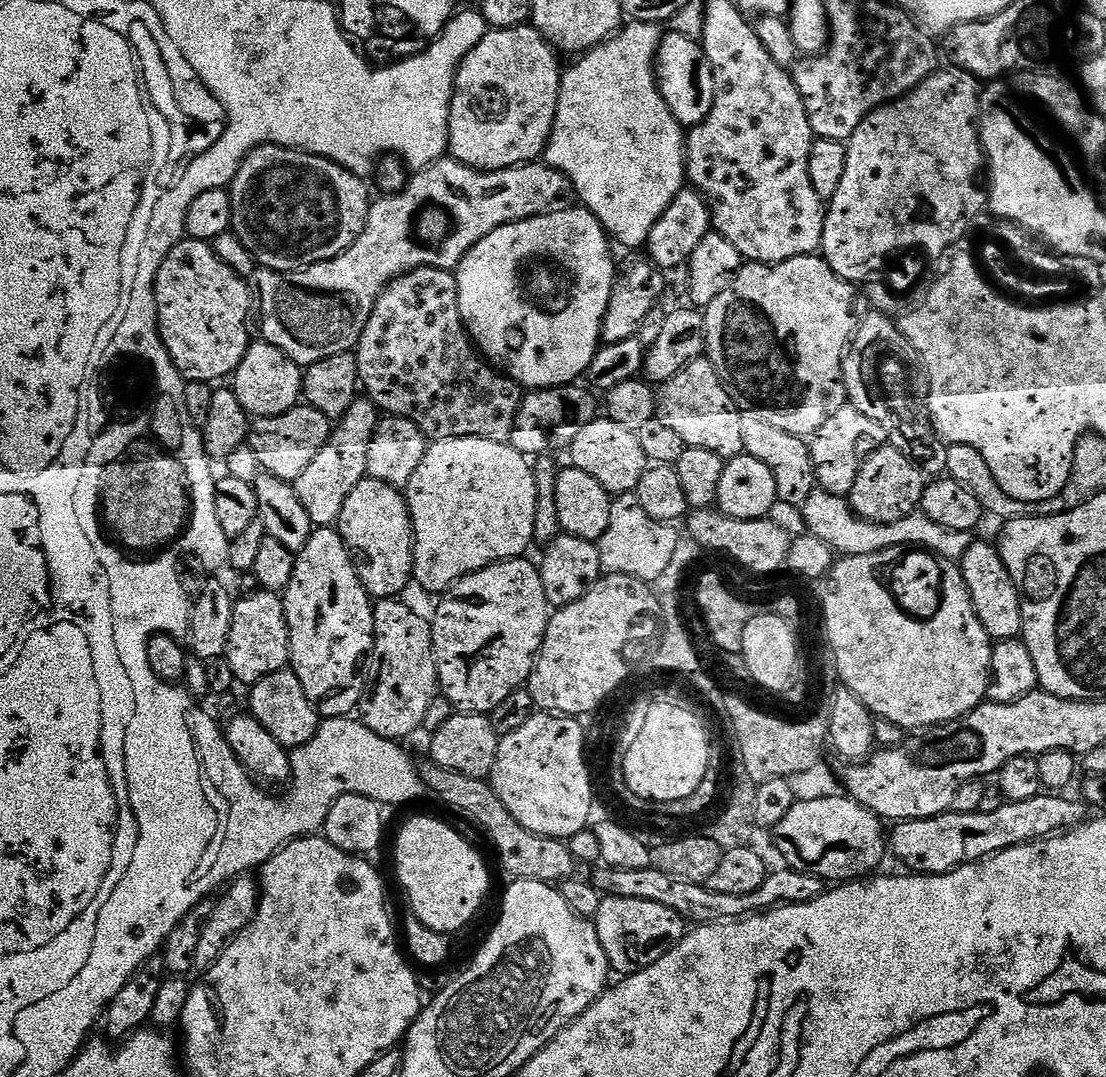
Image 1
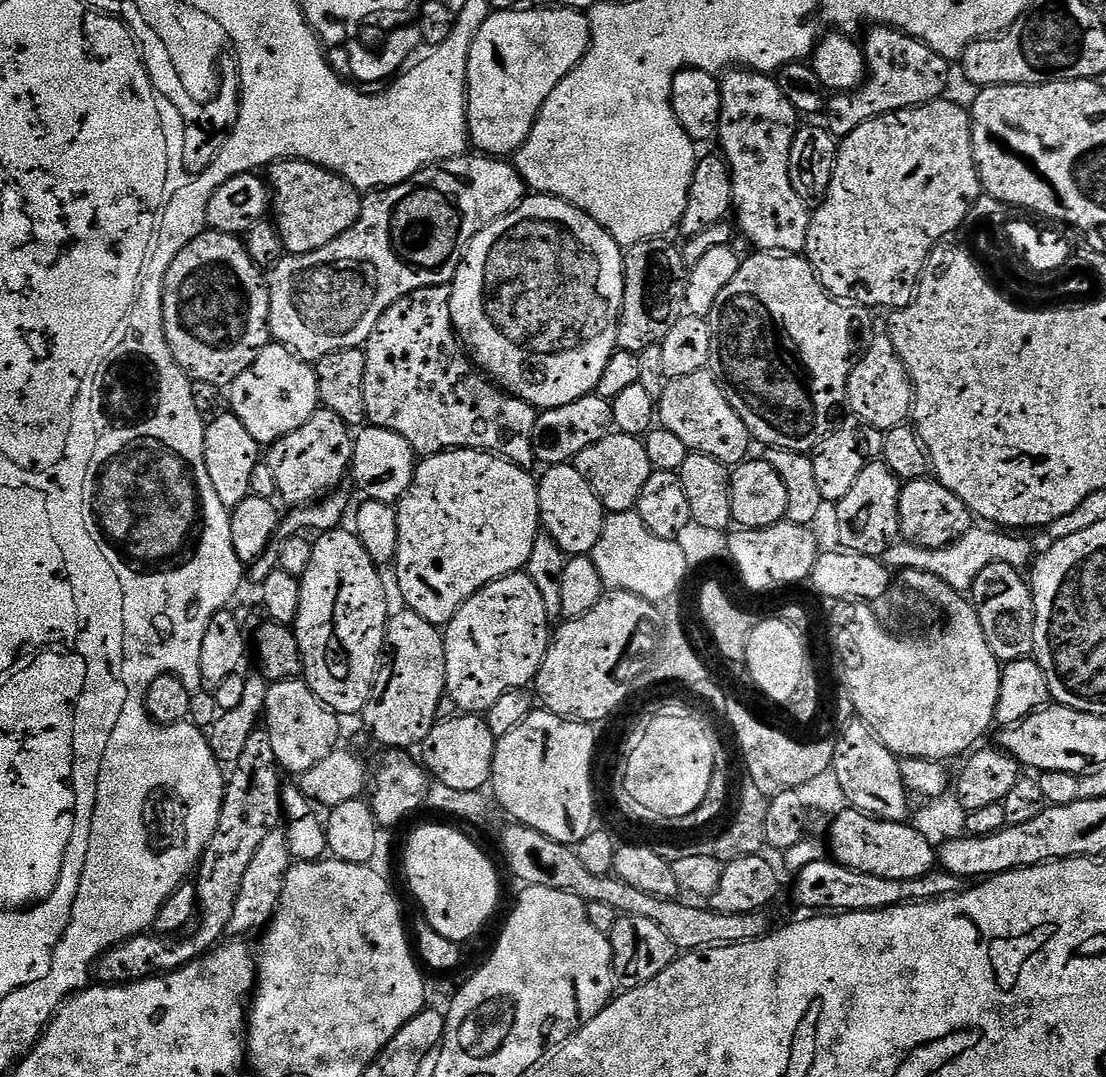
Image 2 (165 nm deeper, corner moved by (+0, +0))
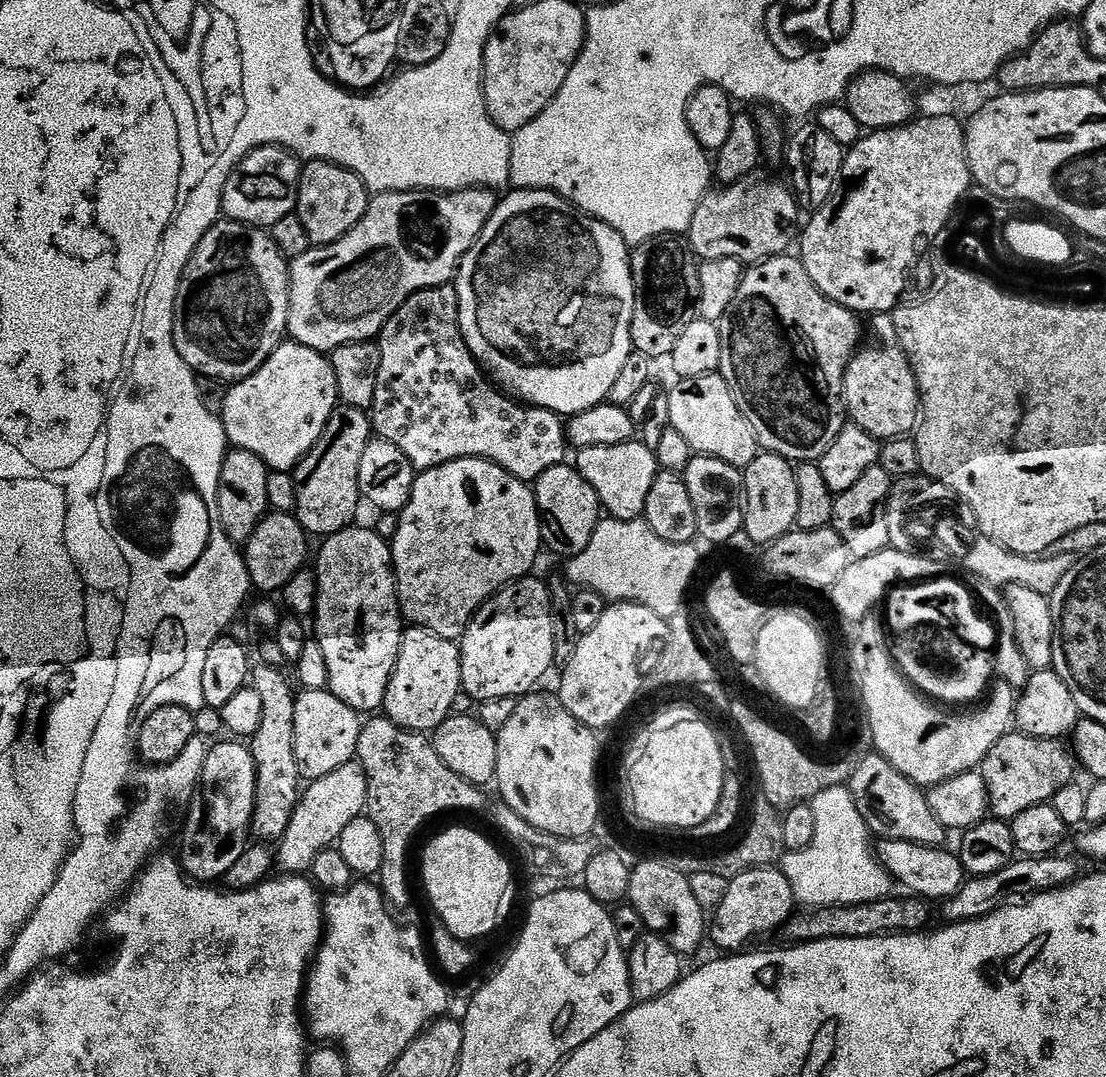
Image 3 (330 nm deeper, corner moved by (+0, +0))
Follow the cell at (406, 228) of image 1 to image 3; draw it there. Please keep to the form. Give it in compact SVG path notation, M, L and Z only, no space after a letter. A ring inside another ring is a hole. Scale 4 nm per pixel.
M464 188L461 192L429 192L427 190L417 190L415 192L382 192L376 195L373 195L368 202L368 209L366 210L366 214L362 218L362 222L358 222L358 226L354 226L354 230L350 230L347 232L345 236L342 237L338 242L334 242L333 244L326 244L323 246L314 246L307 252L306 254L302 254L297 260L291 261L290 271L288 273L288 330L287 335L291 337L295 343L301 344L302 346L310 346L314 350L318 350L319 352L330 354L335 348L341 348L342 346L346 346L347 344L359 344L361 342L371 341L373 338L379 337L381 330L386 326L386 322L391 318L391 316L403 305L406 303L411 296L415 292L421 292L422 290L426 290L427 288L436 288L439 284L447 284L449 281L453 279L459 273L461 264L465 263L466 257L464 256L473 251L476 247L476 239L482 234L482 230L485 226L488 225L488 220L494 214L494 210L496 209L498 203L498 196L493 189L490 188Z

